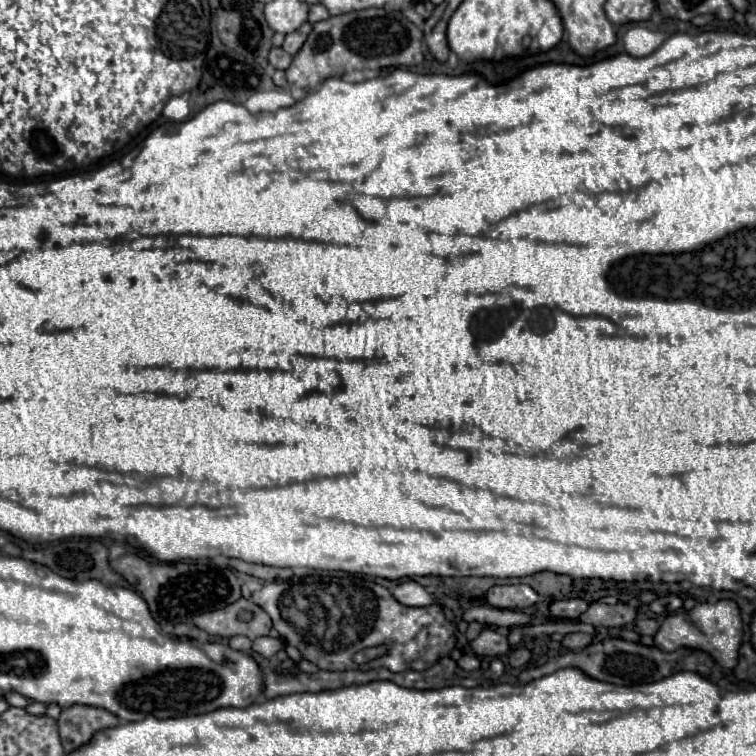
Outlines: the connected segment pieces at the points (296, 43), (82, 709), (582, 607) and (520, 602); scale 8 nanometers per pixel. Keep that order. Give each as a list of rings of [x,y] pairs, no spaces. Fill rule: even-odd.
[[[303,23],[295,33],[285,35],[283,49],[285,49],[287,53],[291,53],[291,55],[297,55],[297,53],[299,53],[299,49],[303,47],[305,39],[309,37],[309,33],[311,33],[311,23]]]
[[[73,705],[61,711],[57,725],[65,753],[71,753],[81,745],[89,743],[97,731],[119,725],[119,719],[113,713],[99,707]]]
[[[567,599],[567,601],[555,601],[551,603],[551,613],[555,617],[565,617],[565,619],[579,619],[579,615],[583,615],[583,611],[587,611],[587,603],[583,599]]]
[[[501,585],[491,587],[485,599],[499,609],[527,609],[539,601],[539,595],[529,585]]]

